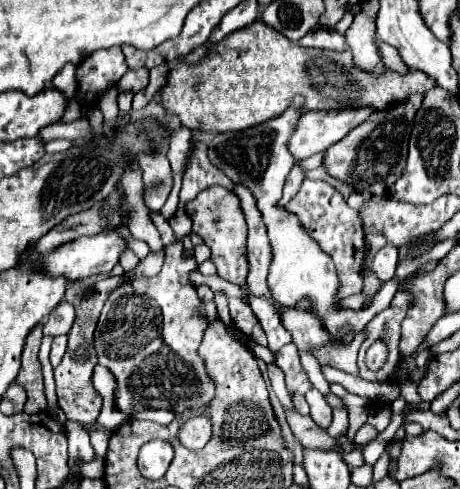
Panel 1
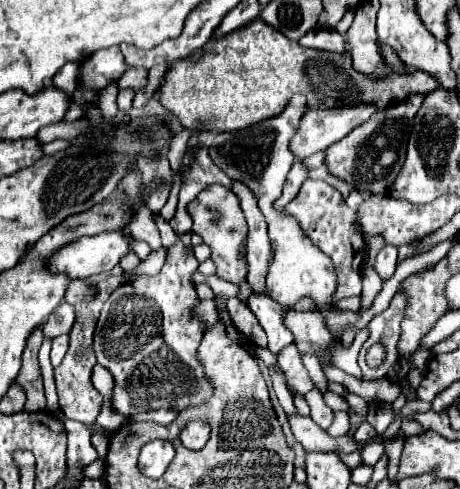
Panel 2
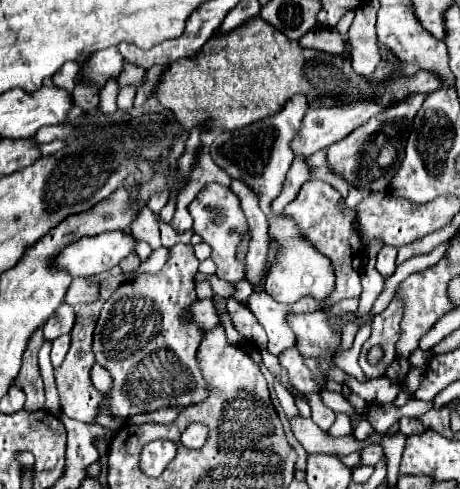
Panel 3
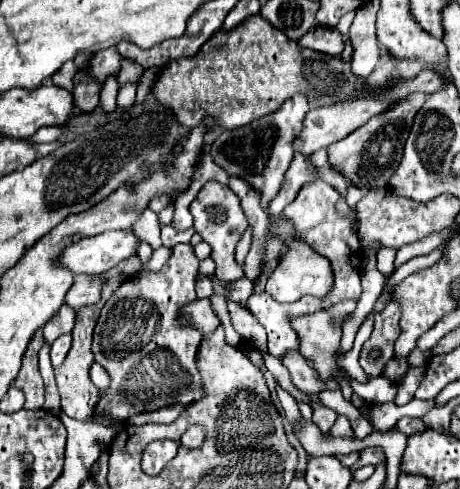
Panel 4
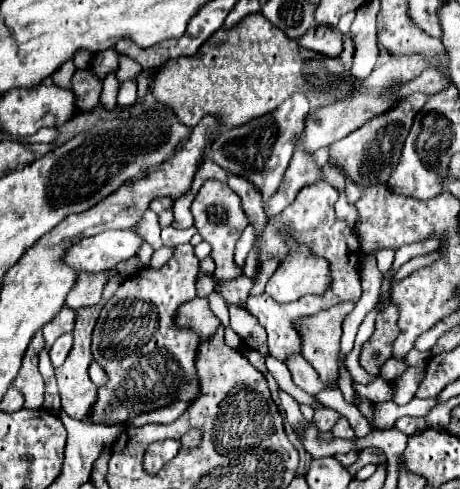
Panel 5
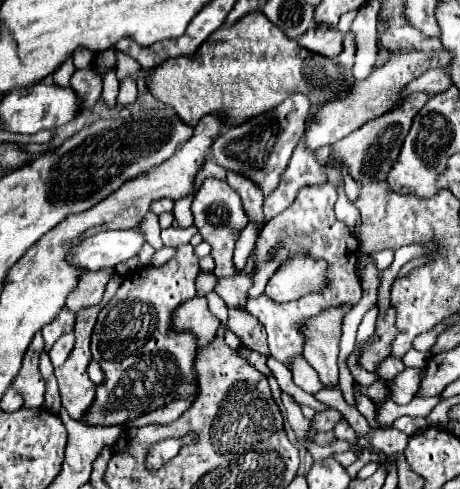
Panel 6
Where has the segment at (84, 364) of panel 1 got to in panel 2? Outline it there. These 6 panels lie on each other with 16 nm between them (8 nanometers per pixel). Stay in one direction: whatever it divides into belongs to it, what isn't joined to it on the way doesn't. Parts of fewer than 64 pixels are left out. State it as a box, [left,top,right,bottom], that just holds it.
[54,276,124,422]

